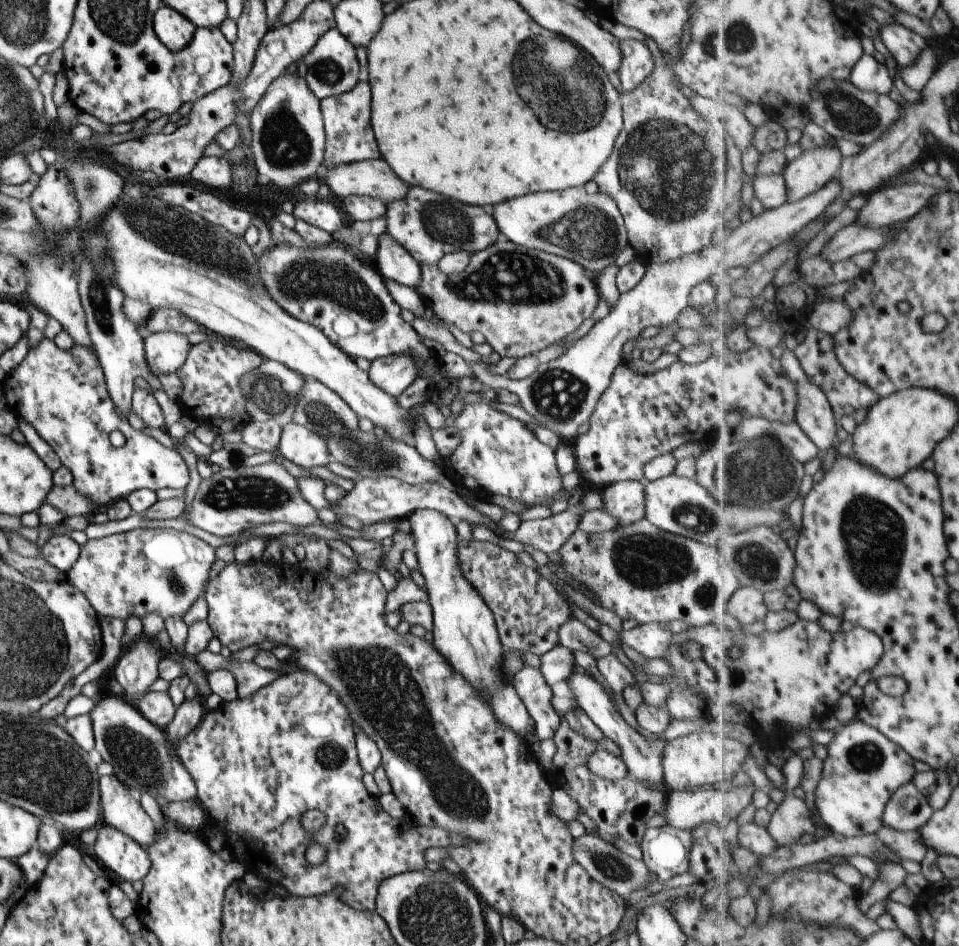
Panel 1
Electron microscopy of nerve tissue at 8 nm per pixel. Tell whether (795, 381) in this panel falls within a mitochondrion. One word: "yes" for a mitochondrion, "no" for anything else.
no

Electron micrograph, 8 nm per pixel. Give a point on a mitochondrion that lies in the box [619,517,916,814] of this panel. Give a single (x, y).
(758, 563)

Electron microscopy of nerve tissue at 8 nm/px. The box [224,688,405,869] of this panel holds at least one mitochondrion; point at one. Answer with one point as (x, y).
(331, 755)

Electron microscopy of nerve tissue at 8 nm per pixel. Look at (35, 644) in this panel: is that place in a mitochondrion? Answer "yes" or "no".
yes

